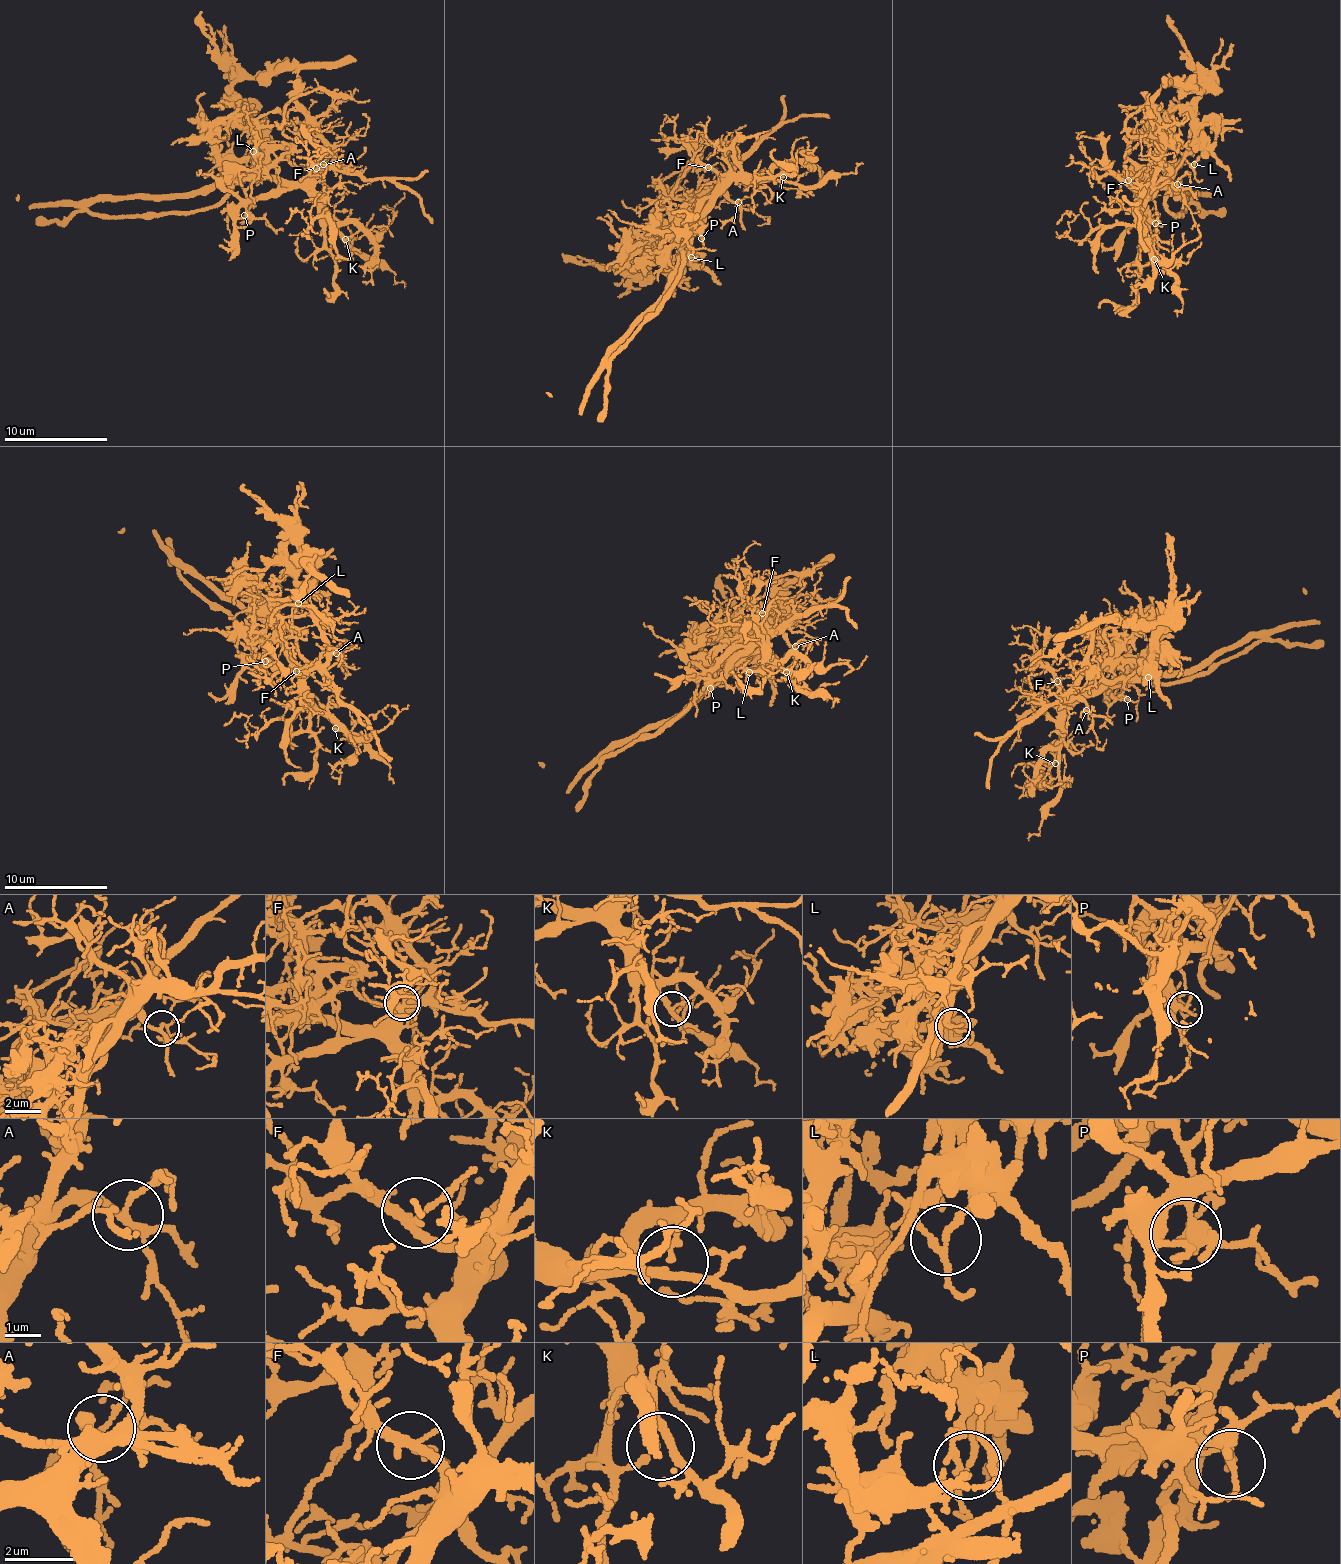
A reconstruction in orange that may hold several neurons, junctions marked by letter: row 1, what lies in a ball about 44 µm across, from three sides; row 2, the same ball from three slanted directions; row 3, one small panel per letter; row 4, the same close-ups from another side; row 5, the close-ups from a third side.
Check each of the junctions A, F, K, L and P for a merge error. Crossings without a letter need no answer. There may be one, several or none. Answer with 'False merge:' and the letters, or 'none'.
False merge: L, P

